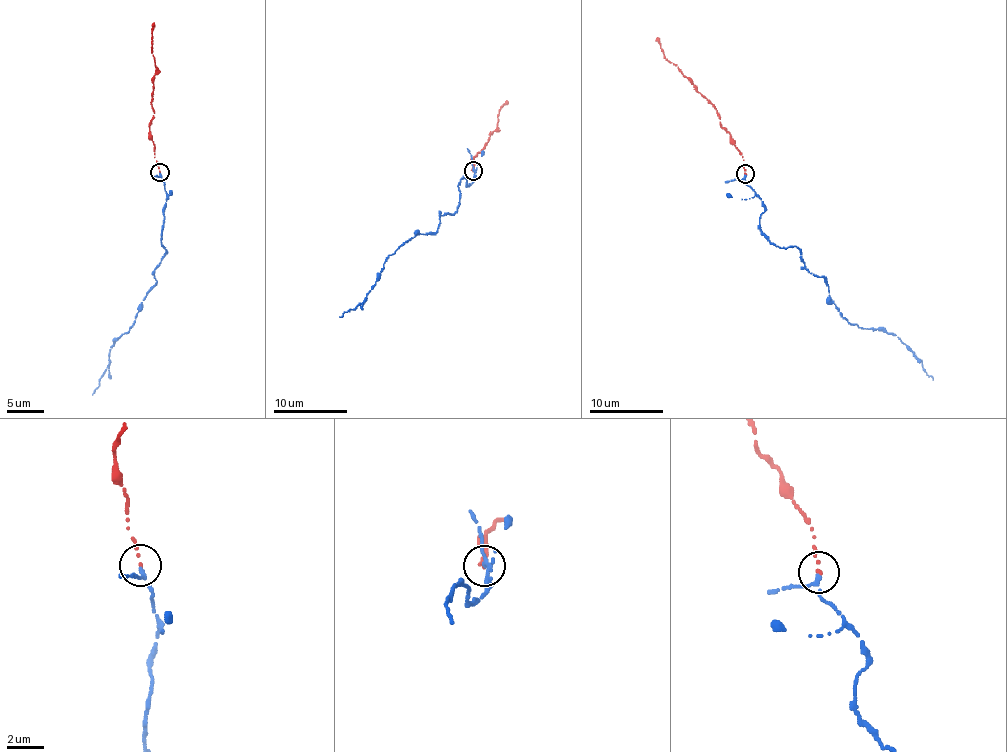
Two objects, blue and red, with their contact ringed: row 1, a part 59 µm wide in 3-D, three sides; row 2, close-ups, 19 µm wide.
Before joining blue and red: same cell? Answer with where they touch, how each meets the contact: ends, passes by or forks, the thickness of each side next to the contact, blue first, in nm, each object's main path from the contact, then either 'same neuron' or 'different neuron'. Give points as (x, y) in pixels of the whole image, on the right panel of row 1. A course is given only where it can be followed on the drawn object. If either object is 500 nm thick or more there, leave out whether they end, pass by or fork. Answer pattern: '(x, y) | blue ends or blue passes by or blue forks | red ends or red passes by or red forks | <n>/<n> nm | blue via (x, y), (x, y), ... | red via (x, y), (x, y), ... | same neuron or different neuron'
(745, 174) | blue passes by | red ends | 180/170 nm | blue via (745, 174), (762, 201), (759, 230), (781, 248), (796, 246), (850, 323), (896, 334), (933, 379) | red via (745, 174), (744, 160), (731, 135), (719, 122), (719, 115), (663, 55), (656, 38) | same neuron

